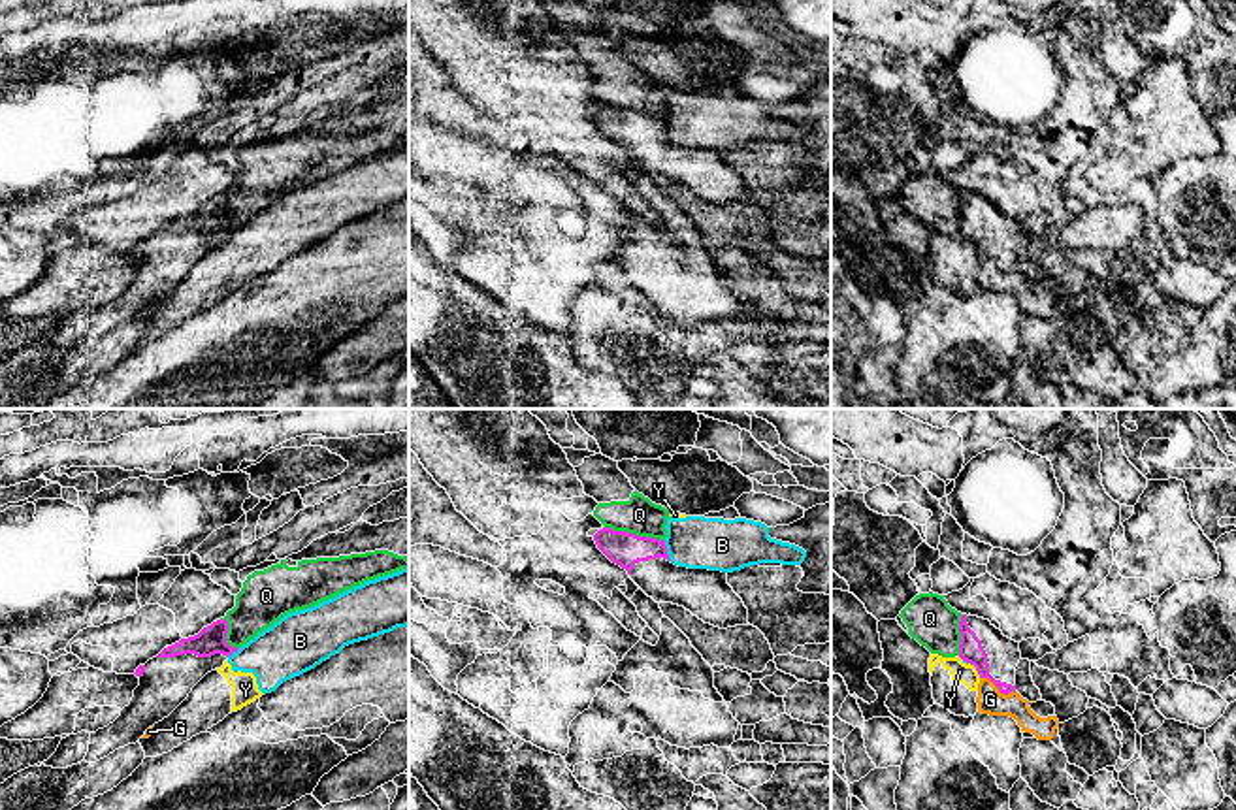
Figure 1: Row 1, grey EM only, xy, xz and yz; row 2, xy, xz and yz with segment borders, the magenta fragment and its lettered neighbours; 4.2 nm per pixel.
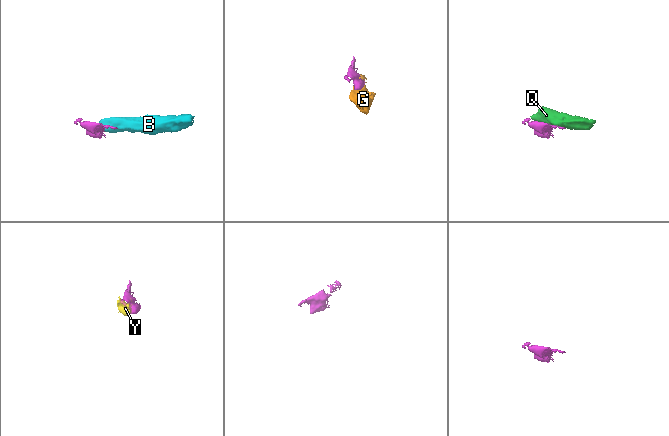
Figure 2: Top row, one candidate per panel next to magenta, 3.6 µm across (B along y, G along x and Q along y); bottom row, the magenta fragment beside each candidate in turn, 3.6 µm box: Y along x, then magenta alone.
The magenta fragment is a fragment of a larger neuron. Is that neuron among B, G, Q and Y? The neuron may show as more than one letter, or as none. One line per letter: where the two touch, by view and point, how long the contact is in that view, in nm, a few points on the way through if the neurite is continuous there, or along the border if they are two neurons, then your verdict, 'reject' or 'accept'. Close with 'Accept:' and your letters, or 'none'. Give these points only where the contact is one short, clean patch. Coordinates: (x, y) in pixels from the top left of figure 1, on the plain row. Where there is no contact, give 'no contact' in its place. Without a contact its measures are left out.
B: meets magenta in xz at (666, 129); contact 90 nm long; border along xz (664, 119), (671, 138); reject
G: meets magenta in yz at (997, 264); contact 170 nm long; border along yz (980, 255), (986, 255), (1005, 272), (1014, 270); reject
Q: meets magenta in xz at (634, 112); contact 260 nm long; reject
Y: meets magenta in yz at (976, 247); contact 90 nm long; border along yz (969, 240), (980, 255); reject
Accept: none

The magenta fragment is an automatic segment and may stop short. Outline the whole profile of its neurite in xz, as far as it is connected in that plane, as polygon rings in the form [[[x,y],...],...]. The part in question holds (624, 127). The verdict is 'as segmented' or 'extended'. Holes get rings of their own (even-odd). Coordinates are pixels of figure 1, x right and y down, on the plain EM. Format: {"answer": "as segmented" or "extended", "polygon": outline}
{"answer": "extended", "polygon": [[[603,105],[594,113],[597,126],[616,143],[627,149],[629,156],[656,181],[684,185],[693,194],[720,207],[748,203],[748,186],[727,162],[727,151],[708,147],[678,145],[669,138],[665,119],[639,115],[627,109]]]}

